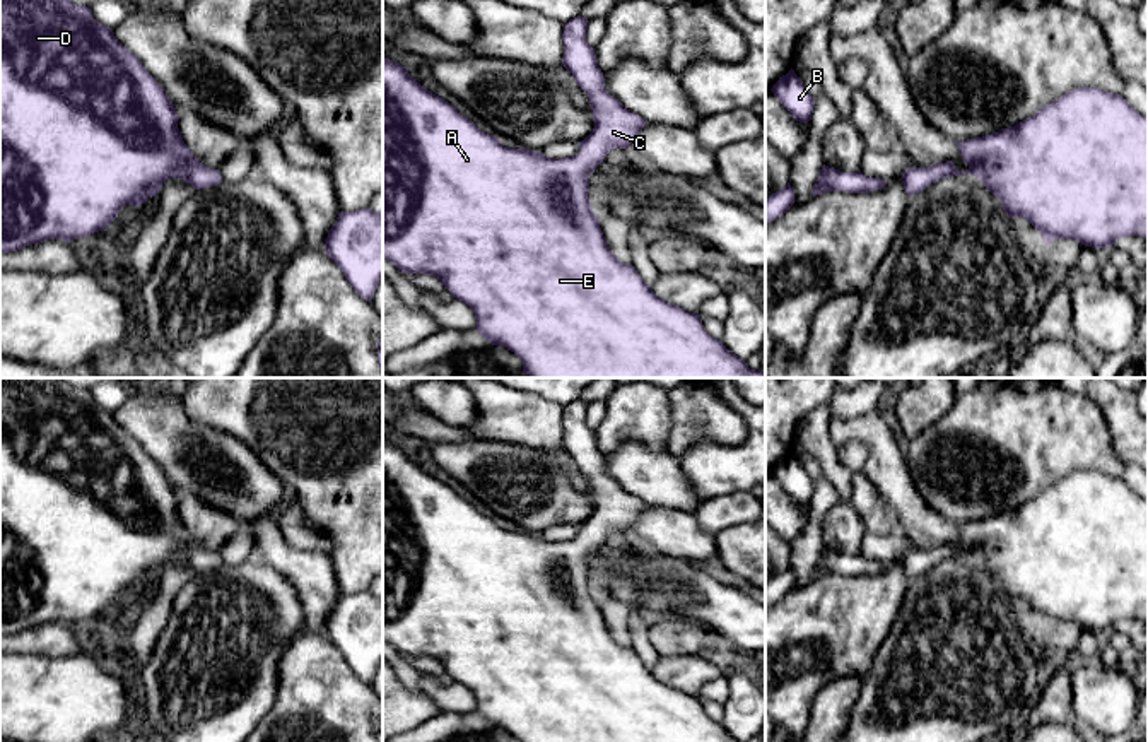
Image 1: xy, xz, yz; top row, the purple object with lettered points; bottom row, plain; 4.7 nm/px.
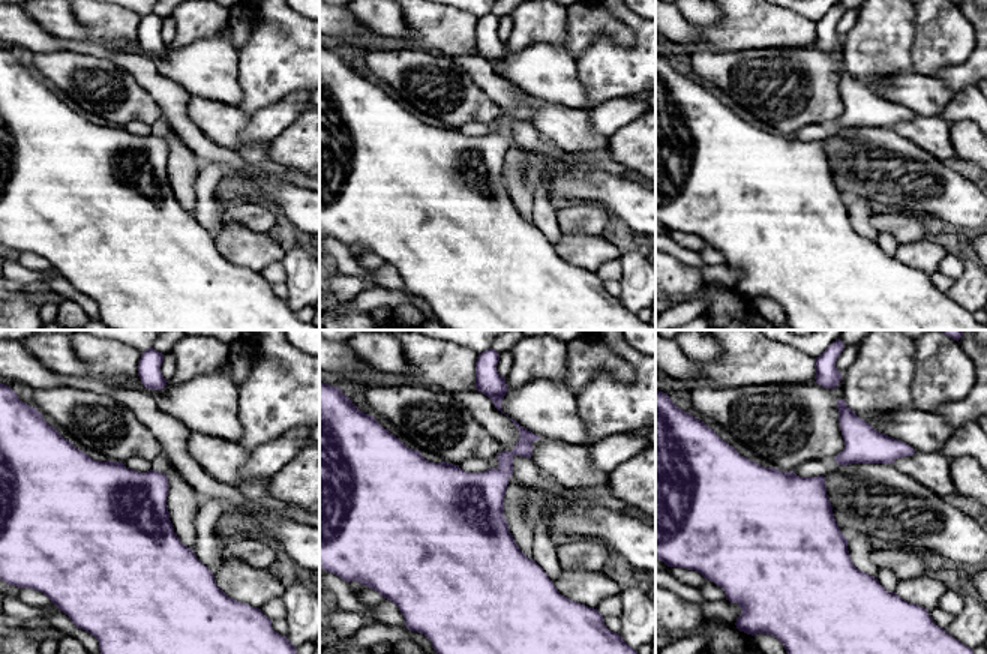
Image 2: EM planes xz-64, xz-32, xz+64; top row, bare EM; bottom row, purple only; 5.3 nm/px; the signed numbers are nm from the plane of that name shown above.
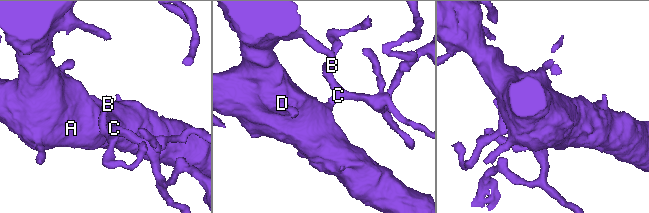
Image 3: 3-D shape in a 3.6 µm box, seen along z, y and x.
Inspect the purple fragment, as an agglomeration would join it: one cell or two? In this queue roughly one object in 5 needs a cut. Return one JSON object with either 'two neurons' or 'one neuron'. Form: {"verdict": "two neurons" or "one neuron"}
{"verdict": "one neuron"}

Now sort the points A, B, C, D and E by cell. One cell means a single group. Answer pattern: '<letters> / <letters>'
A B C D E

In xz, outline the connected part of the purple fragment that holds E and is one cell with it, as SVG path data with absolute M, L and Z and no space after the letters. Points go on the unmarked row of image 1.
M577 398L564 407L564 443L562 448L572 456L576 467L588 477L593 492L593 515L579 525L581 535L572 540L552 542L530 532L504 530L495 518L489 518L463 499L453 487L432 477L413 462L408 453L388 441L383 441L383 641L391 645L403 657L425 657L441 663L453 680L466 686L477 701L477 715L492 728L507 730L519 742L740 742L721 723L711 720L699 696L687 694L666 686L653 675L632 646L620 645L601 615L600 602L589 586L589 557L605 545L612 532L629 532L636 518L647 504L627 492L605 472L605 458L598 450L594 431L586 424L588 402Z

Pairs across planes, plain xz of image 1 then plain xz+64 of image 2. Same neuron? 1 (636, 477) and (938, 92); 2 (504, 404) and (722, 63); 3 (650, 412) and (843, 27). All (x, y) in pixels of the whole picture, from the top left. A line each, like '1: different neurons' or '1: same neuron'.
1: same neuron
2: different neurons
3: different neurons

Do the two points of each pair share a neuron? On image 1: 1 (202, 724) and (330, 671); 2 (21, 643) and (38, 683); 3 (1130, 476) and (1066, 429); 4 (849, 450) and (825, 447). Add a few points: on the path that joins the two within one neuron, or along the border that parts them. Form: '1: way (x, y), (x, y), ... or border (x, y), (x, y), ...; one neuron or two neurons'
1: border (282, 653), (277, 664), (275, 700), (257, 724); two neurons
2: border (17, 652), (67, 655); two neurons
3: border (1124, 465), (1121, 477); two neurons
4: border (836, 448), (837, 459), (853, 472); two neurons

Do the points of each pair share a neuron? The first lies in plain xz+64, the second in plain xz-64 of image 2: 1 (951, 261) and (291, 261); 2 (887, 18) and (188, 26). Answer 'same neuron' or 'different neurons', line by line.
1: different neurons
2: same neuron

